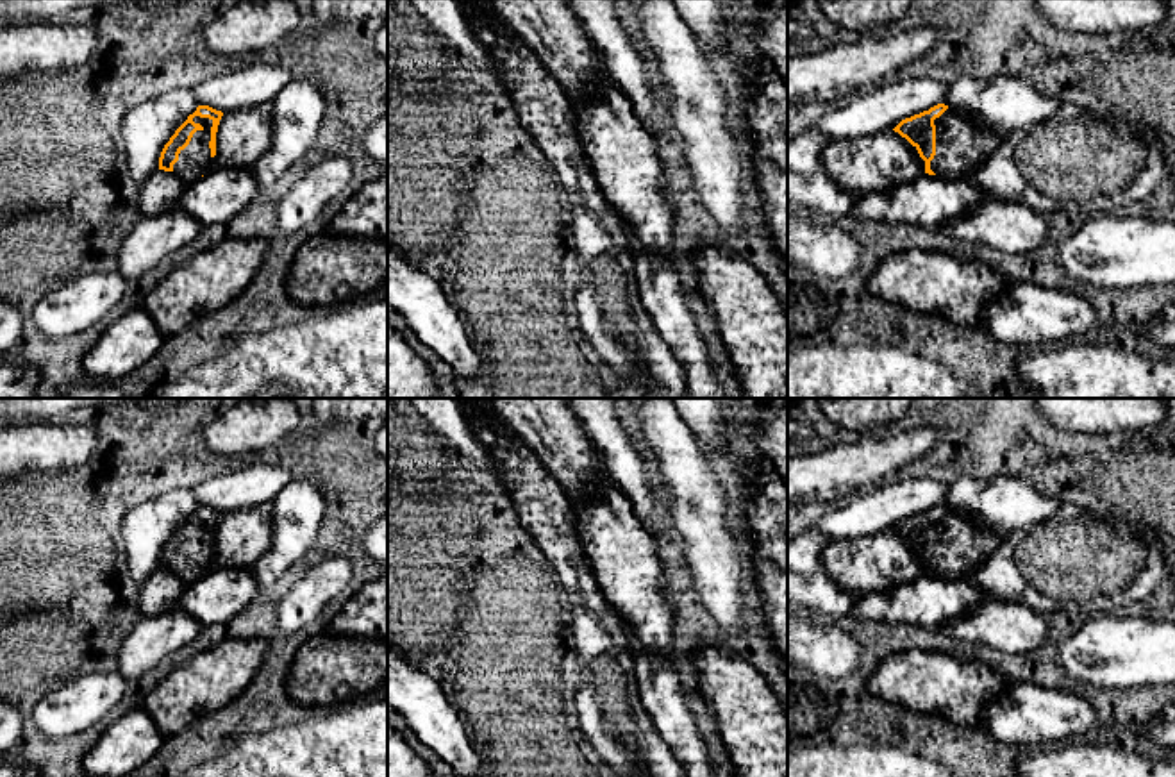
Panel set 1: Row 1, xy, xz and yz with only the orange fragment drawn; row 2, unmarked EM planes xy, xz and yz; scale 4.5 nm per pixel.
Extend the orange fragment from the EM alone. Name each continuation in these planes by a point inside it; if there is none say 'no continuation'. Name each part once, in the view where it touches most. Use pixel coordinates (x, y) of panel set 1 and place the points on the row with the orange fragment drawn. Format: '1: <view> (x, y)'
1: xy (195, 159)

